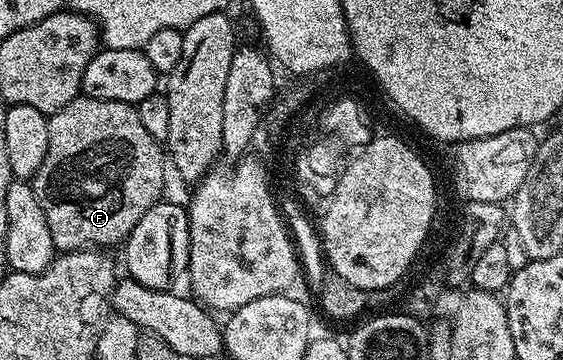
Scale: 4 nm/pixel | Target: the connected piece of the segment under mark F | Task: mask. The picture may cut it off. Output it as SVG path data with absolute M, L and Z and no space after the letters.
M80 95L60 111L49 114L48 155L44 155L44 163L40 163L40 171L36 171L32 184L40 207L44 207L44 219L48 219L55 250L121 246L132 227L140 223L144 211L163 200L166 169L168 173L163 146L148 133L133 105Z

